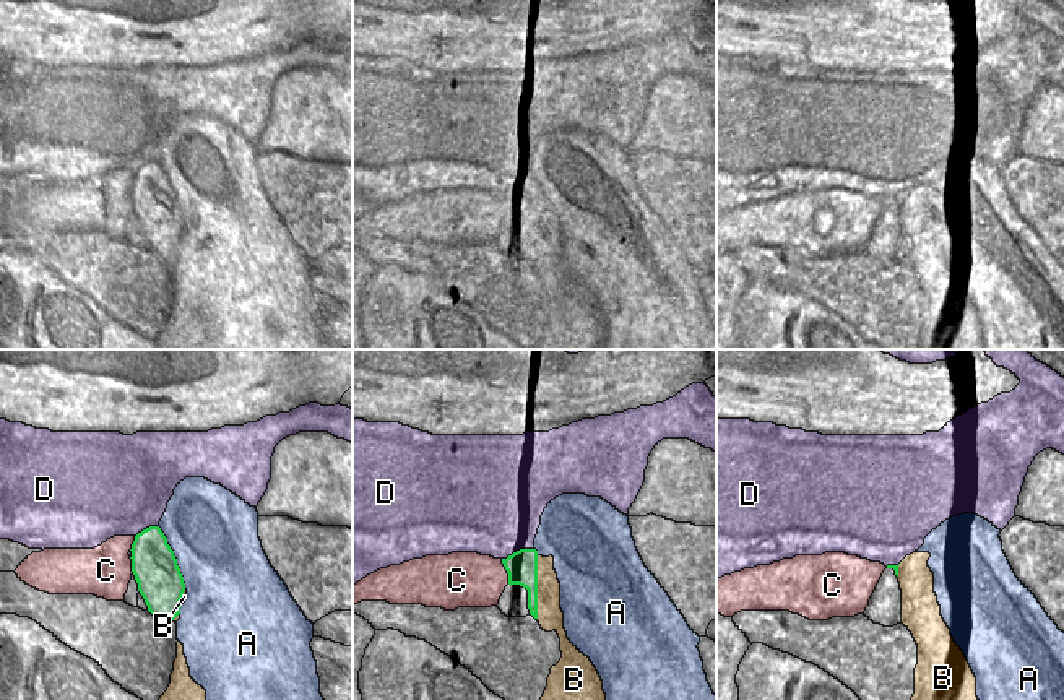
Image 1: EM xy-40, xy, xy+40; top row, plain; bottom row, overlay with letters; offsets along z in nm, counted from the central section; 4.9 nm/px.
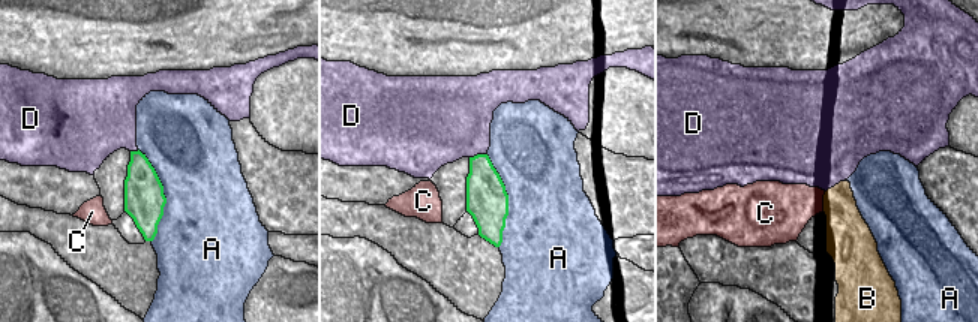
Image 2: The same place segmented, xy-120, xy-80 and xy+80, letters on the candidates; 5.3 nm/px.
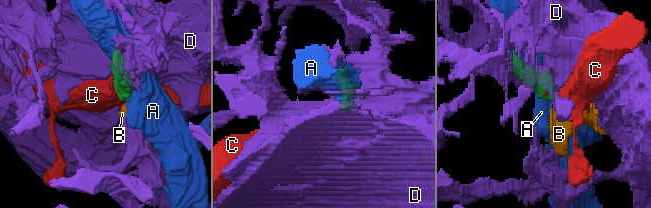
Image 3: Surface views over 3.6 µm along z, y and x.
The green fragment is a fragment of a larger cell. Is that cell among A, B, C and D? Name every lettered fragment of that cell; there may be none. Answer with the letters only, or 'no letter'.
B

